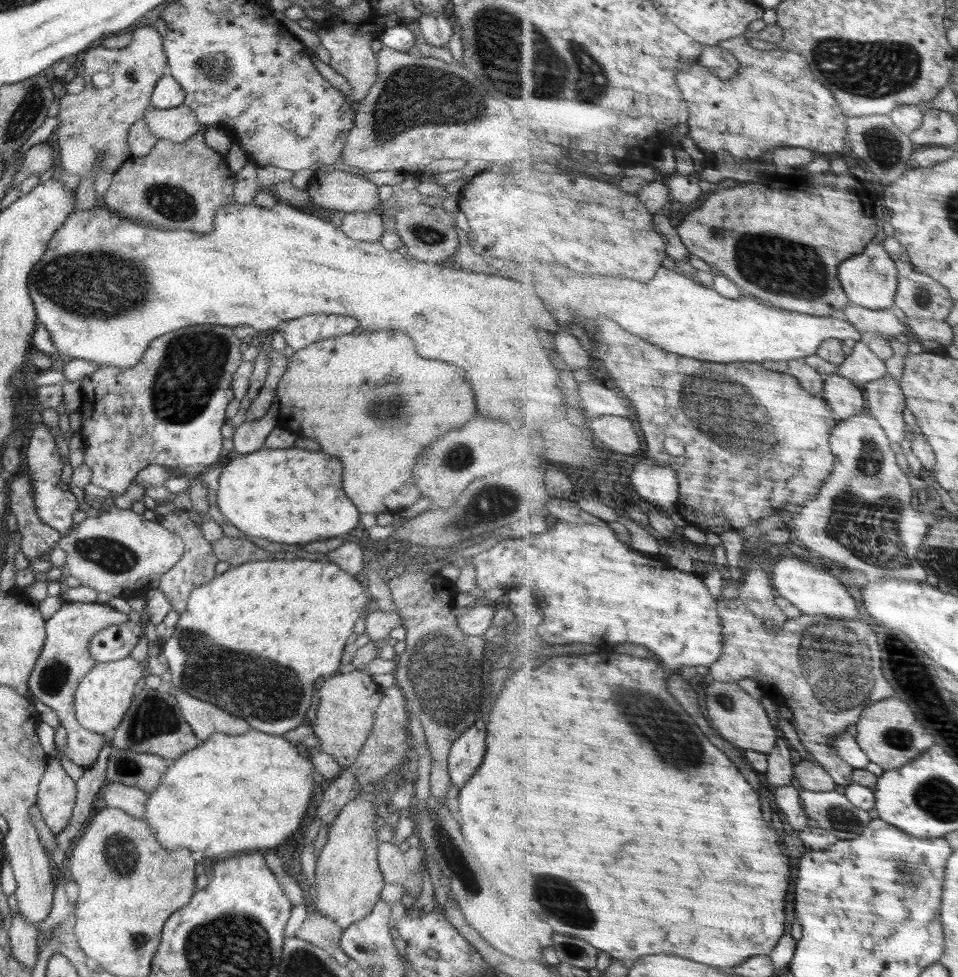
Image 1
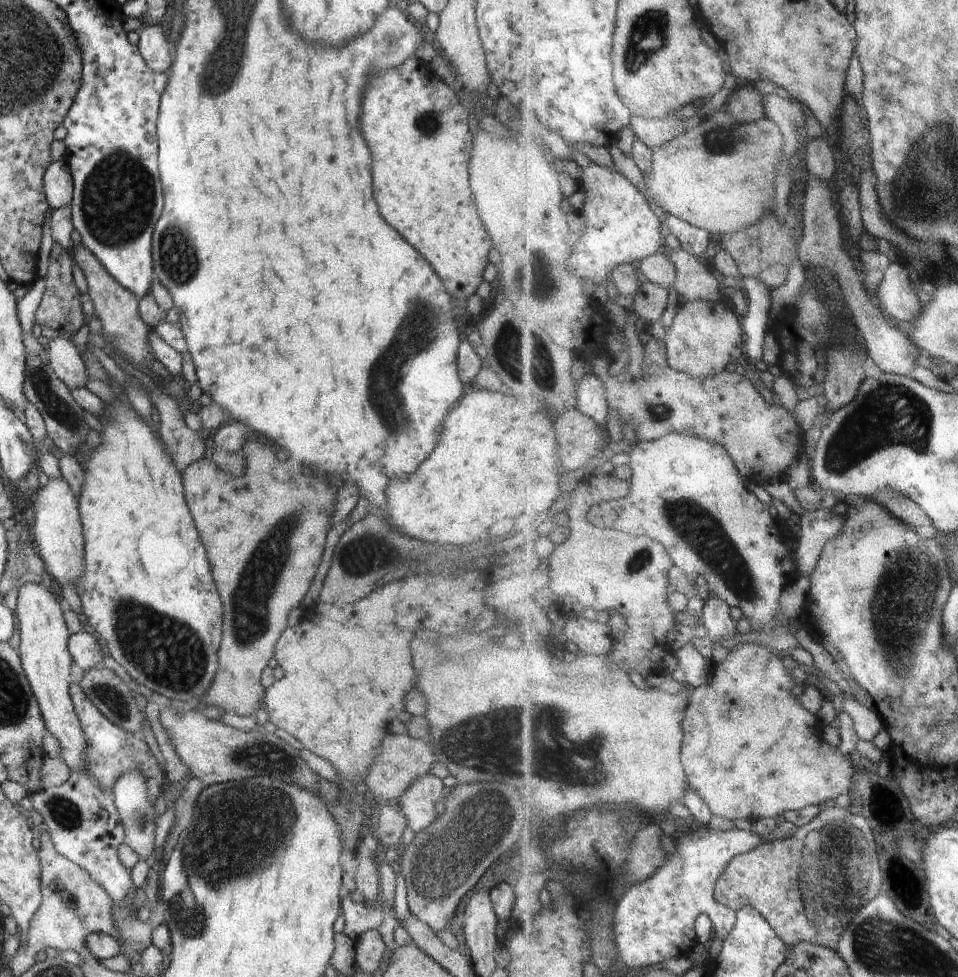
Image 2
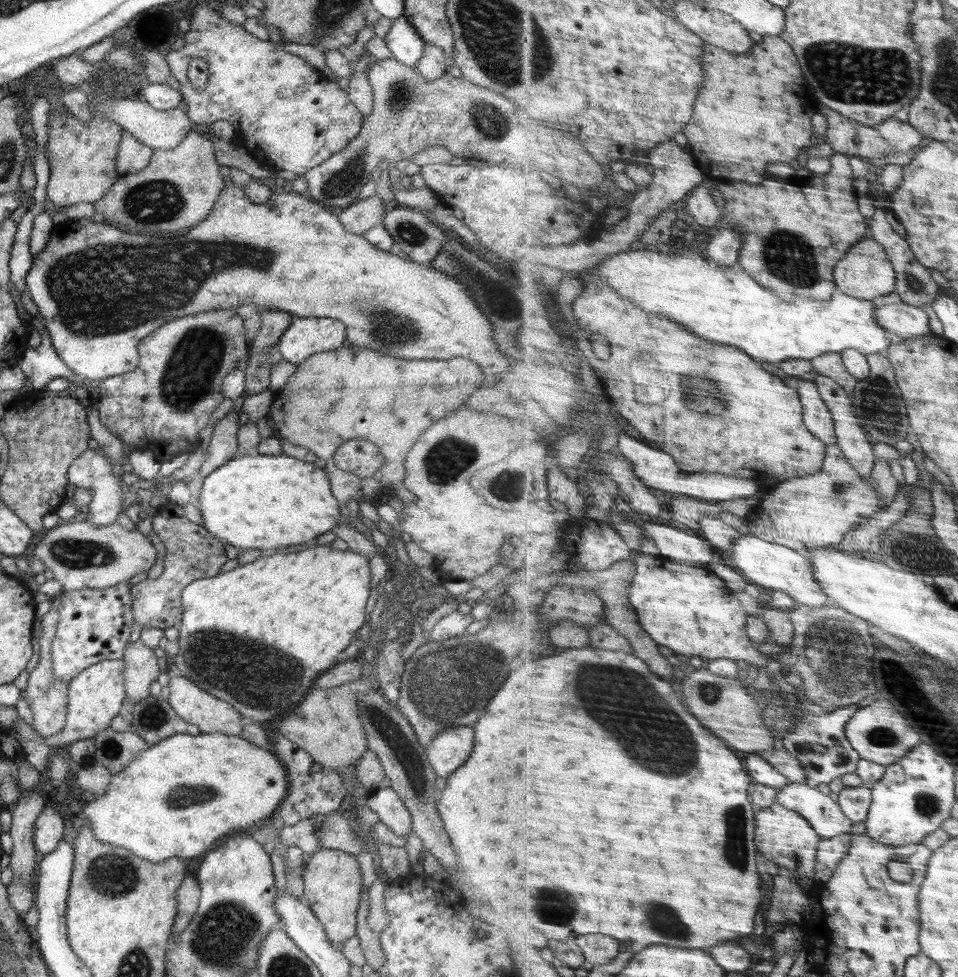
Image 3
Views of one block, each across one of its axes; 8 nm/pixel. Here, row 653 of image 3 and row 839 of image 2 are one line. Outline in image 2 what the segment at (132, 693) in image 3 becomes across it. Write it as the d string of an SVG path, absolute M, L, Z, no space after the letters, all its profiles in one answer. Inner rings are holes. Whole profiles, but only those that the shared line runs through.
M132 770L124 772L116 784L112 786L109 795L116 806L116 812L120 816L120 826L124 830L124 844L130 846L139 856L139 860L148 860L154 850L154 830L156 819L160 817L152 800L148 800L148 780L144 780L142 772Z

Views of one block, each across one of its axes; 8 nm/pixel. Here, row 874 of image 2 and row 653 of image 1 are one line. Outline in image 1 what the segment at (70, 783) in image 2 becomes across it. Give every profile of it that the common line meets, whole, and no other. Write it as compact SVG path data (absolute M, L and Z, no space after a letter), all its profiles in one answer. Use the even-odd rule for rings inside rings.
M126 621L125 623L111 624L106 628L100 629L91 638L89 644L89 653L96 662L112 662L122 660L130 656L130 652L136 644L138 644L138 635L143 632L143 628L139 623L134 621Z

